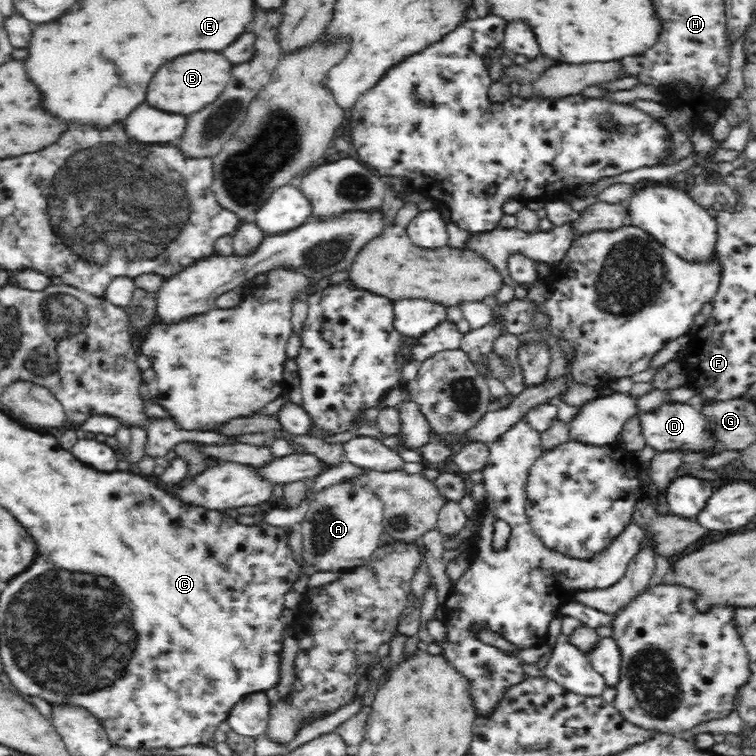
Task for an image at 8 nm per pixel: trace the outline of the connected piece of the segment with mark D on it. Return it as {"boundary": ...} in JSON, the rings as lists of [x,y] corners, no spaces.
{"boundary":[[[666,403],[653,412],[640,412],[637,416],[646,444],[657,451],[682,449],[688,452],[700,452],[712,446],[711,437],[707,430],[707,421],[702,416],[701,409],[680,403]]]}

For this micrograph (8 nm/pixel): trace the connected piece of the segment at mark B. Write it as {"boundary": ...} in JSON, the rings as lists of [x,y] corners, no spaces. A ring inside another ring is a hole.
{"boundary":[[[200,50],[174,58],[172,62],[166,62],[152,78],[152,84],[148,86],[148,104],[174,114],[194,114],[220,96],[224,86],[230,82],[230,72],[232,62],[222,52]]]}

